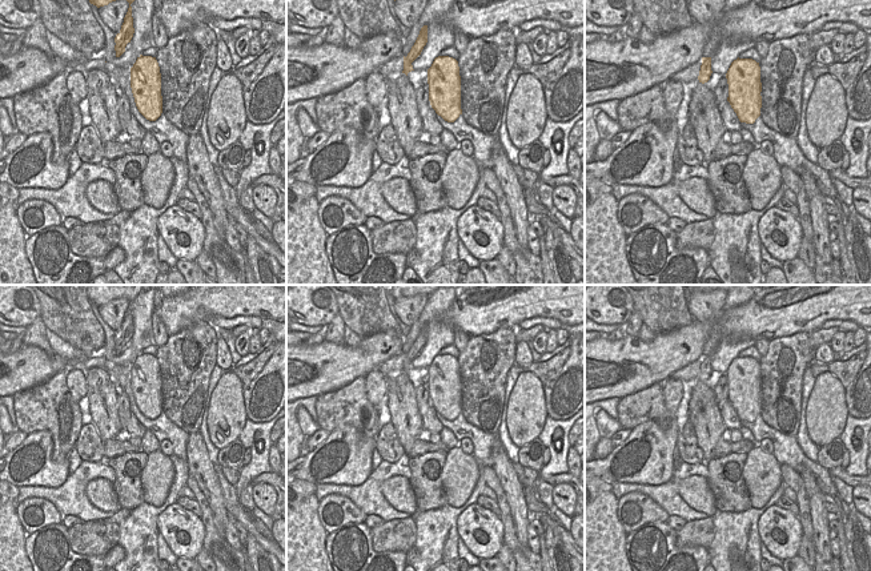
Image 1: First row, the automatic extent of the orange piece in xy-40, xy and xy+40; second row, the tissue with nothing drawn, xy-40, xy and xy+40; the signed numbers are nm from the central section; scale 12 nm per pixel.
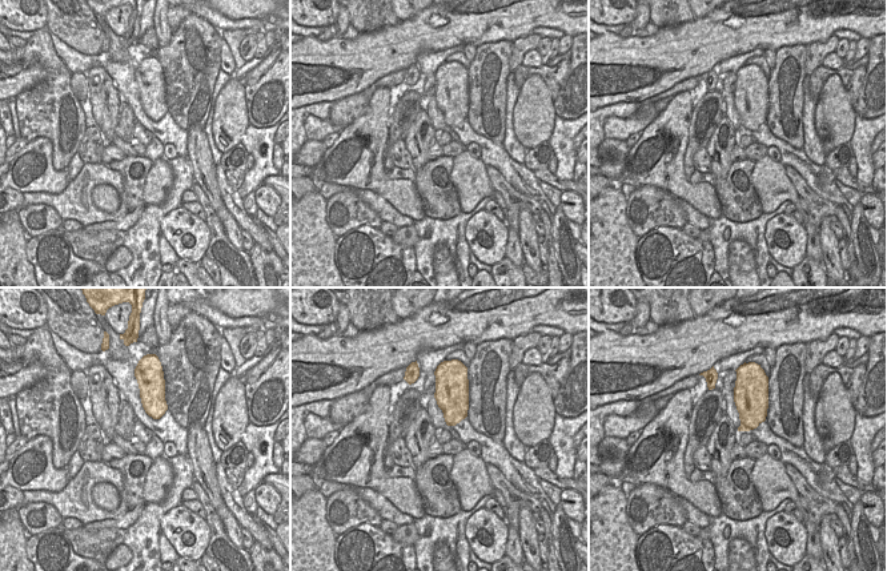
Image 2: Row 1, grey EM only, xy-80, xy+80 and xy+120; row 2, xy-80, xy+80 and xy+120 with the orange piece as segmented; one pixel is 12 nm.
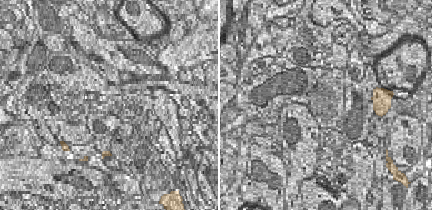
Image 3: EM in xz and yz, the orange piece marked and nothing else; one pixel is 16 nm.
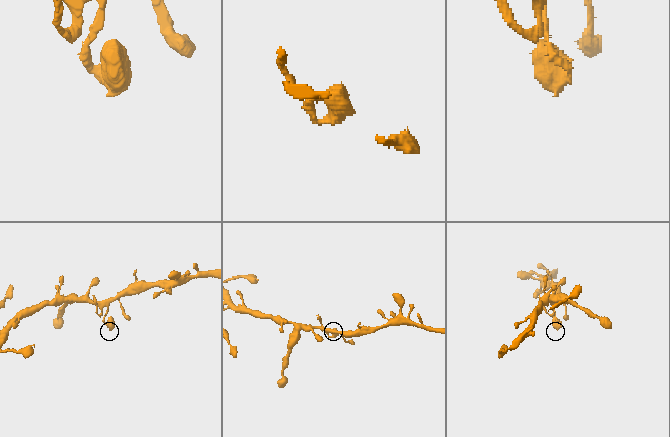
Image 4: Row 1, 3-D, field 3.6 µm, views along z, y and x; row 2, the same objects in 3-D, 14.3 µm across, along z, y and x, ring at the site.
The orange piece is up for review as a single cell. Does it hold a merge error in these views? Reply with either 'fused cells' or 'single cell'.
single cell

